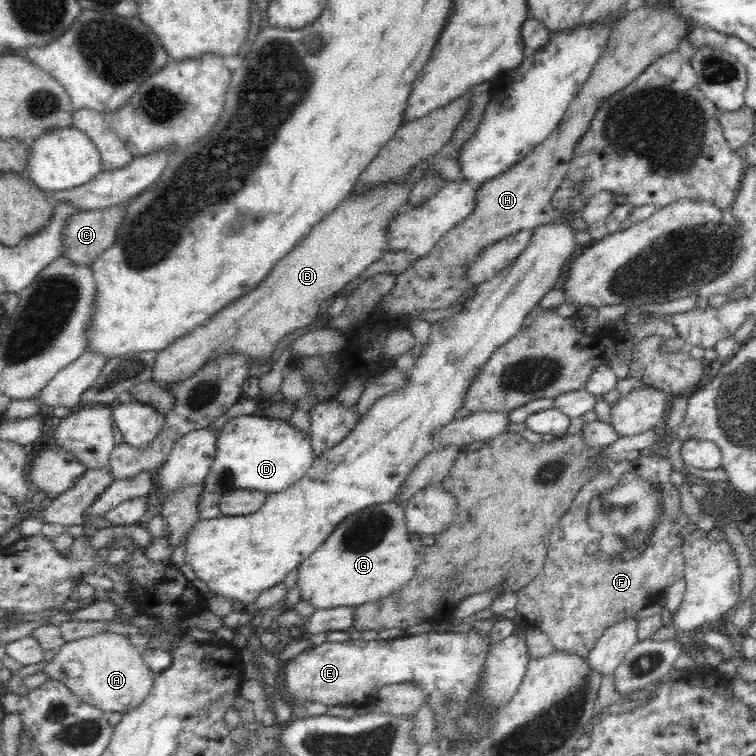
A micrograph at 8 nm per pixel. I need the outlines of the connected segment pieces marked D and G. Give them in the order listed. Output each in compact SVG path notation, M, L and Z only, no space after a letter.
M254 414L238 415L216 431L212 467L198 494L198 514L202 520L221 515L218 500L224 492L236 489L252 489L266 494L283 491L296 485L309 472L315 460L309 435L300 432L289 420Z
M390 501L344 517L330 536L298 566L295 585L300 600L316 609L358 607L402 588L415 573L417 544L406 528L402 505Z

